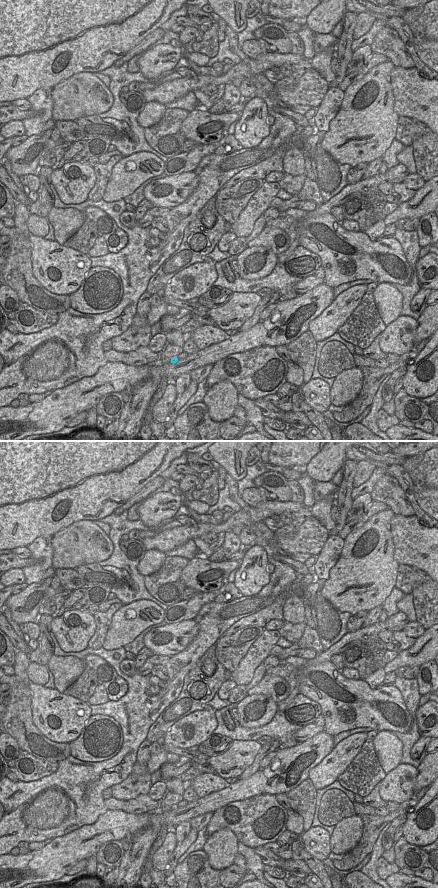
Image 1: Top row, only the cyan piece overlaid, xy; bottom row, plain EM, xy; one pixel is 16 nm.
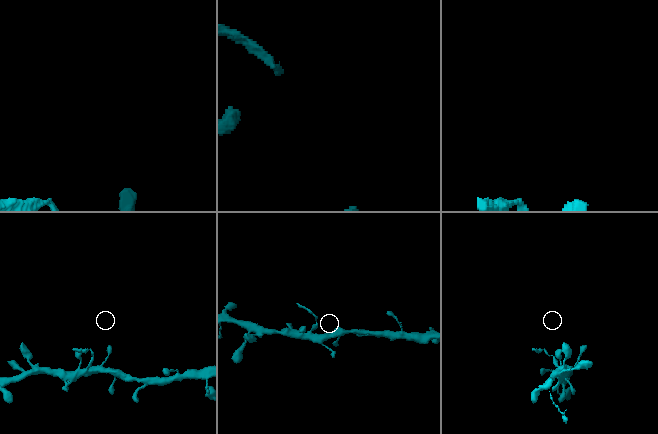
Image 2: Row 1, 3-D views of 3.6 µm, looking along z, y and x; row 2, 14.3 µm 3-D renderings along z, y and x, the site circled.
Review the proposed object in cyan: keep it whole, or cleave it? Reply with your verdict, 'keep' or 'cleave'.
cleave

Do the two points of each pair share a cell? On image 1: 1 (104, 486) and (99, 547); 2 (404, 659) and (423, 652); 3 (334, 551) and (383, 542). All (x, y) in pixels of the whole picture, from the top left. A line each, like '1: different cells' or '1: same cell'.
1: different cells
2: same cell
3: different cells

